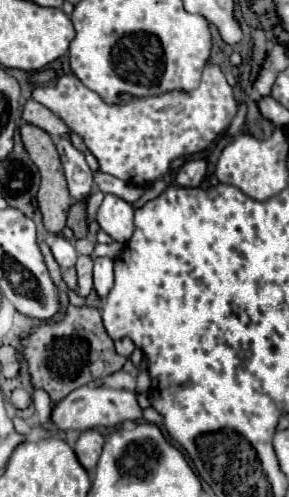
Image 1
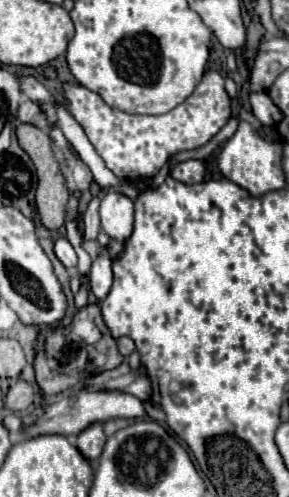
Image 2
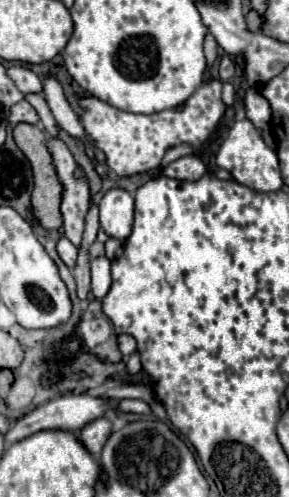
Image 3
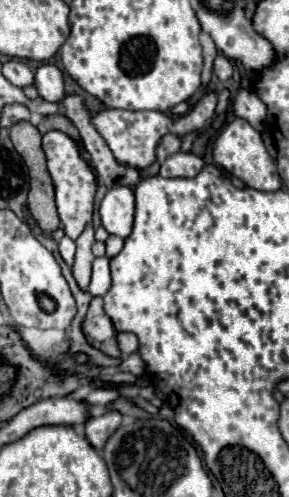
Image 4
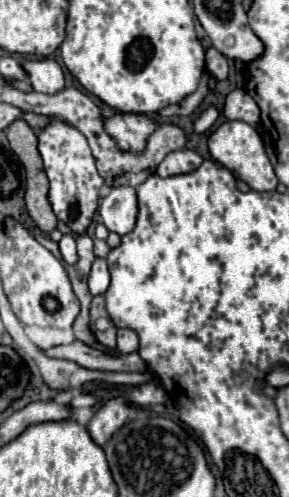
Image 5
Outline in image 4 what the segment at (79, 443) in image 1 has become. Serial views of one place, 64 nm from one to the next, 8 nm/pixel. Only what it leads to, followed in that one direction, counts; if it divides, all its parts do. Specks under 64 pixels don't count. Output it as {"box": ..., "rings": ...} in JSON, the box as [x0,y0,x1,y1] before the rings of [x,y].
{"box":[84,412,122,452],"rings":[[[108,412],[106,416],[100,416],[100,418],[90,418],[86,422],[86,428],[84,428],[84,434],[86,434],[86,440],[94,446],[94,450],[102,452],[106,440],[114,434],[114,430],[120,426],[120,420],[122,416],[118,412]]]}

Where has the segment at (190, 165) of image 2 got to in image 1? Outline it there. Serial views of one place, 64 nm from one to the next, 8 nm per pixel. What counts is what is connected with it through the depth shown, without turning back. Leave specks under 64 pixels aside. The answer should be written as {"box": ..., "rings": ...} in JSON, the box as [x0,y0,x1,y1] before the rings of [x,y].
{"box":[176,160,206,188],"rings":[[[188,160],[180,170],[178,170],[178,176],[176,176],[176,182],[184,188],[196,188],[200,186],[200,182],[204,180],[206,176],[206,160]]]}

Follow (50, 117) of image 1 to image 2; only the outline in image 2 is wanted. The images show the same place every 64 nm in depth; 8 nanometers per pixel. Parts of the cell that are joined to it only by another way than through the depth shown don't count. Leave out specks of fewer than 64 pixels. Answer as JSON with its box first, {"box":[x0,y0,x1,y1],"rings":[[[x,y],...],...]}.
{"box":[18,100,50,130],"rings":[[[24,100],[18,108],[18,122],[28,122],[28,124],[34,124],[42,130],[48,130],[48,124],[50,120],[44,116],[44,110],[32,102],[32,100]]]}

